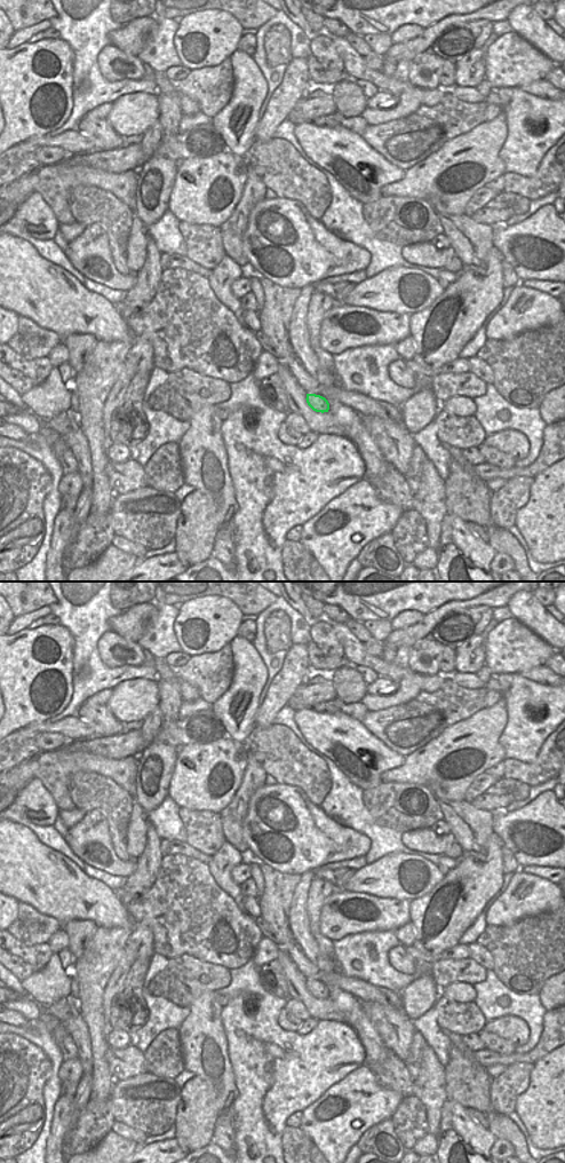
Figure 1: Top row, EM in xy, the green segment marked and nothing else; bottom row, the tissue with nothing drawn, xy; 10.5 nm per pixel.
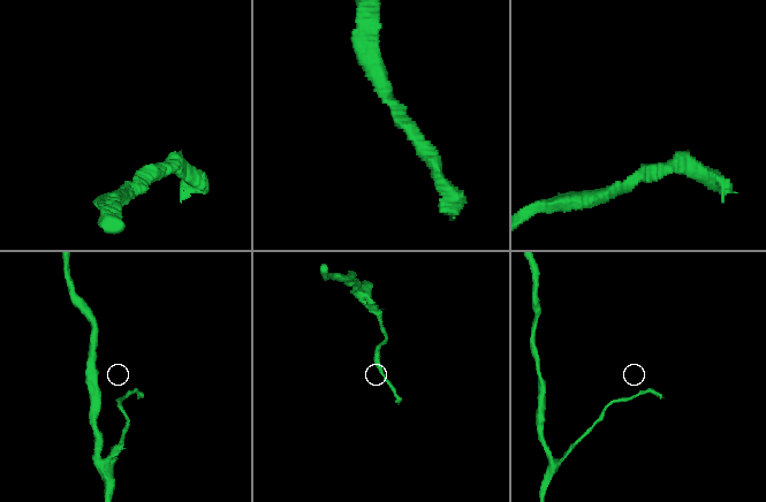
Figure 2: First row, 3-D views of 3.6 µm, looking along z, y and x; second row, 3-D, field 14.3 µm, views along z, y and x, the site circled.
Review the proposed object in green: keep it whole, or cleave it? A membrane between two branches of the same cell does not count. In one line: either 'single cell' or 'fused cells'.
single cell

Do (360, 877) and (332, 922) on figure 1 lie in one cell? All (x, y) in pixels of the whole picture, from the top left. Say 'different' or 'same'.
different

